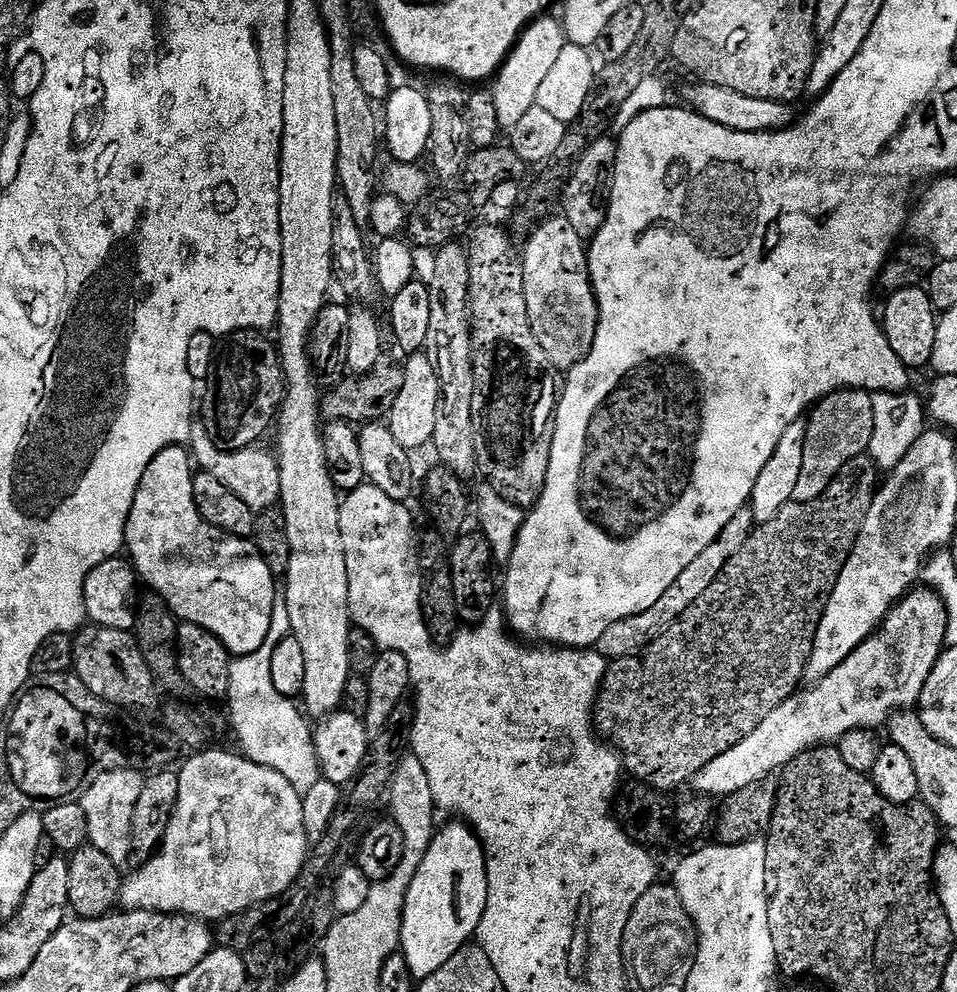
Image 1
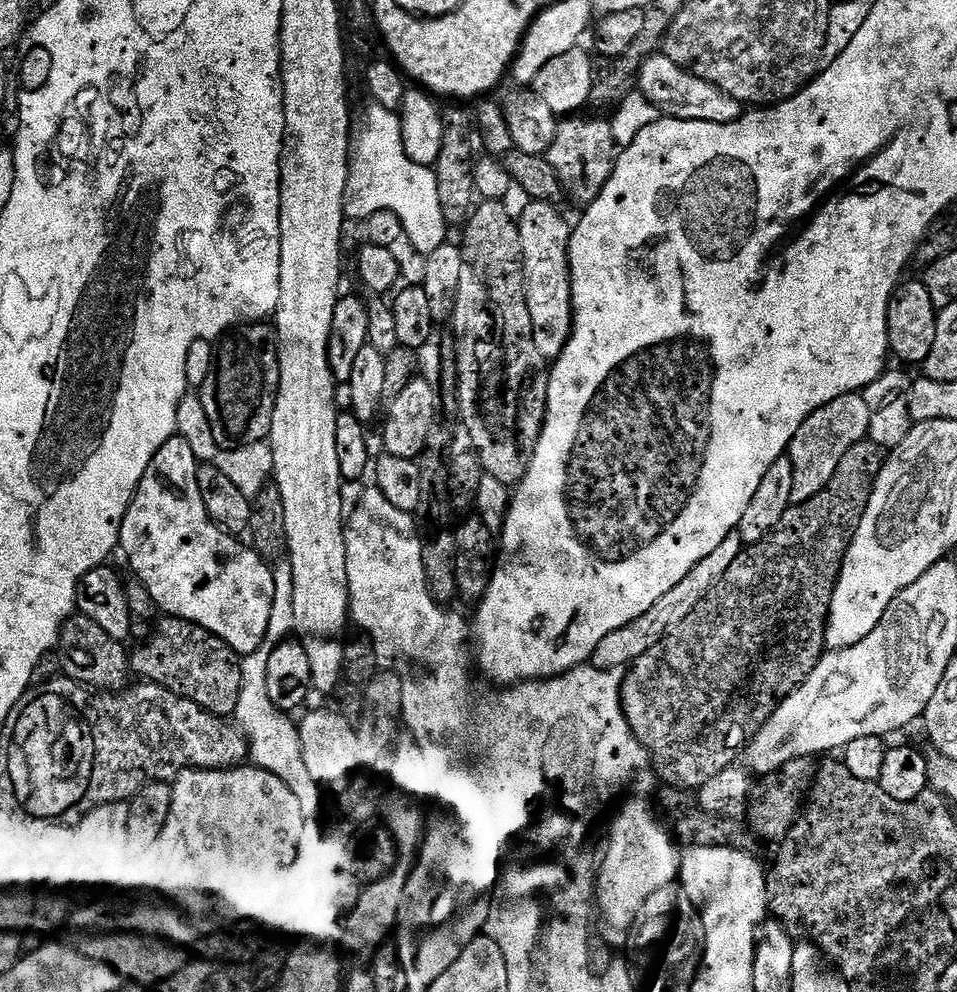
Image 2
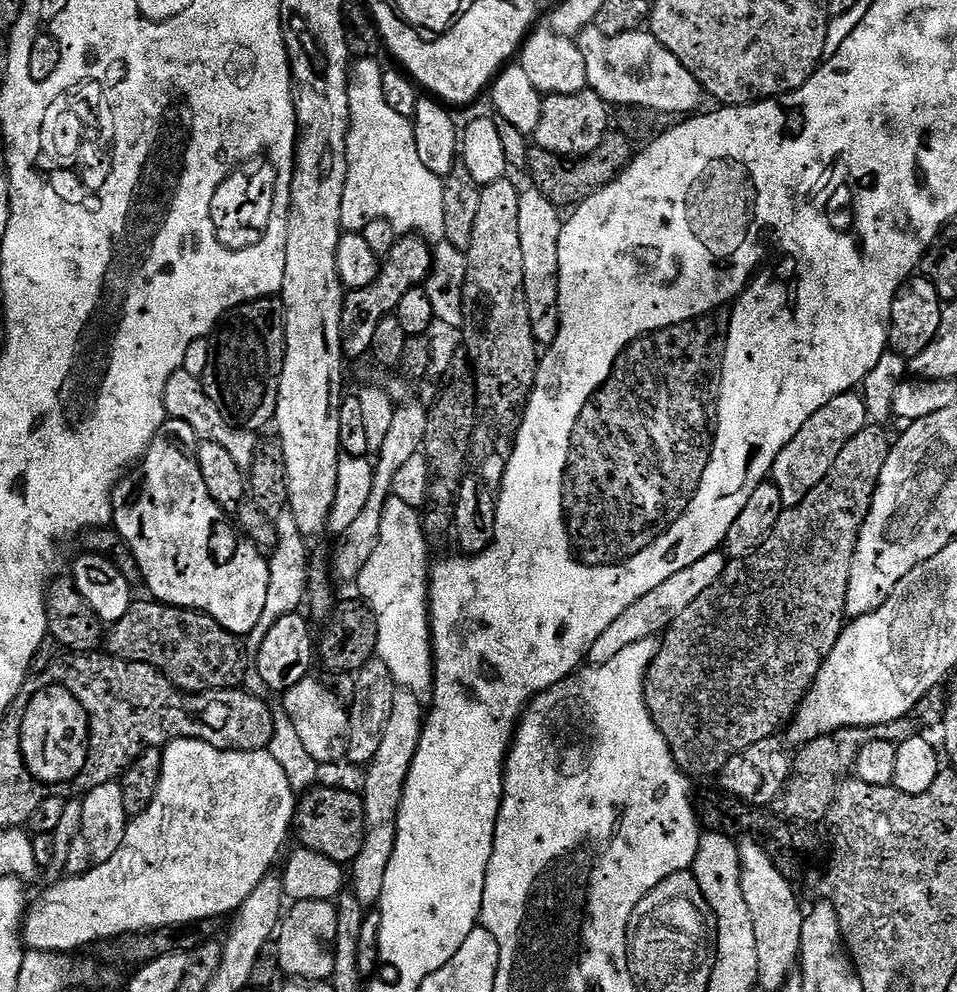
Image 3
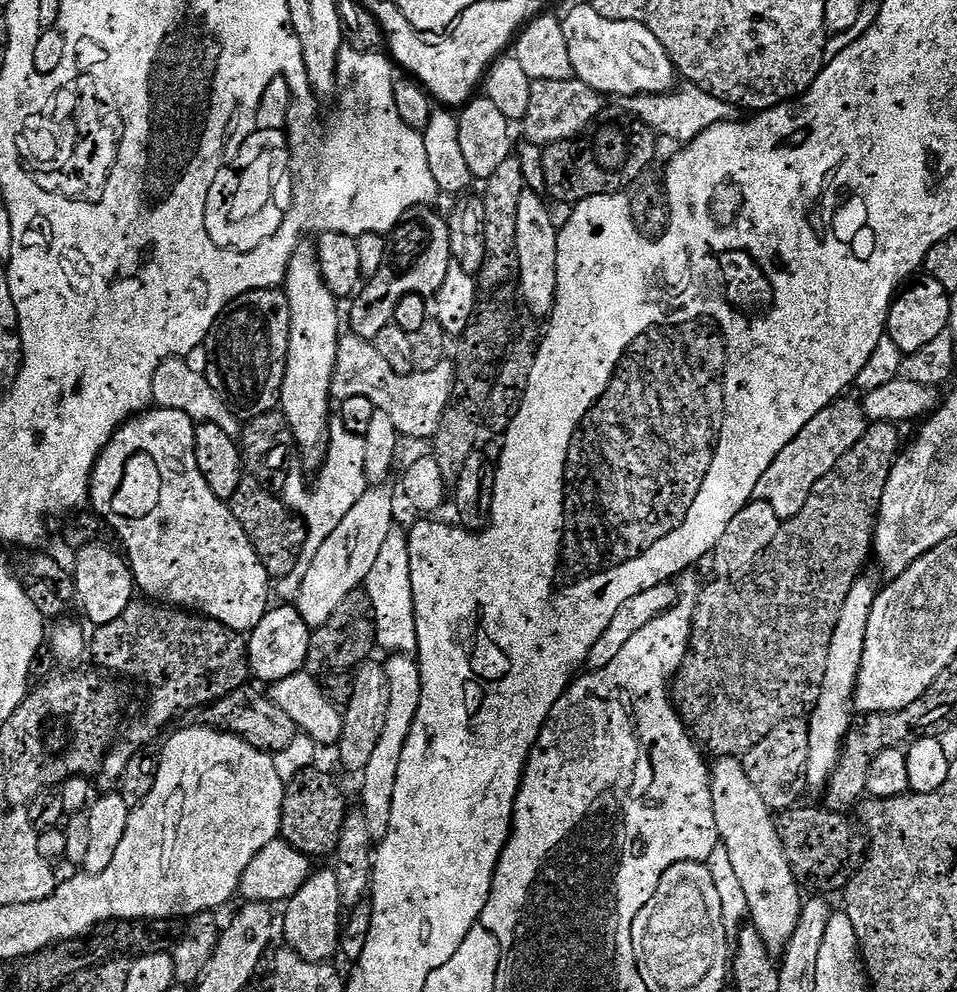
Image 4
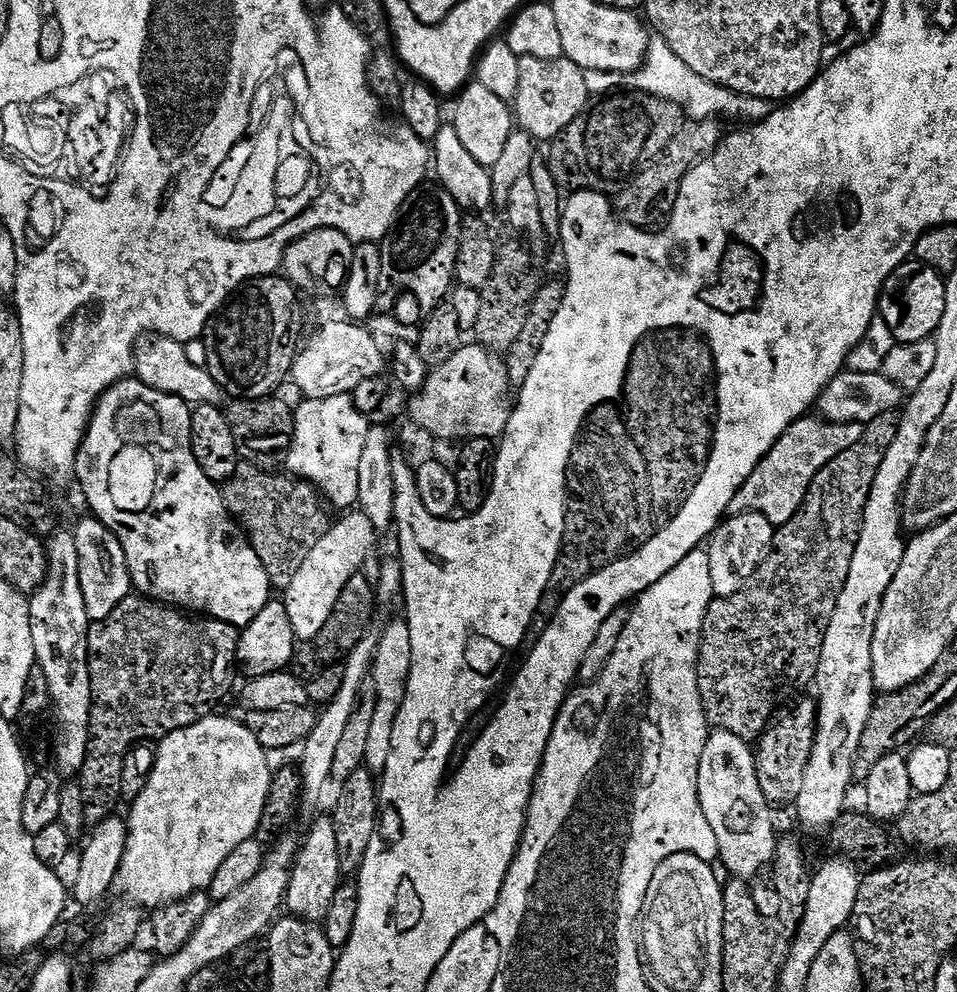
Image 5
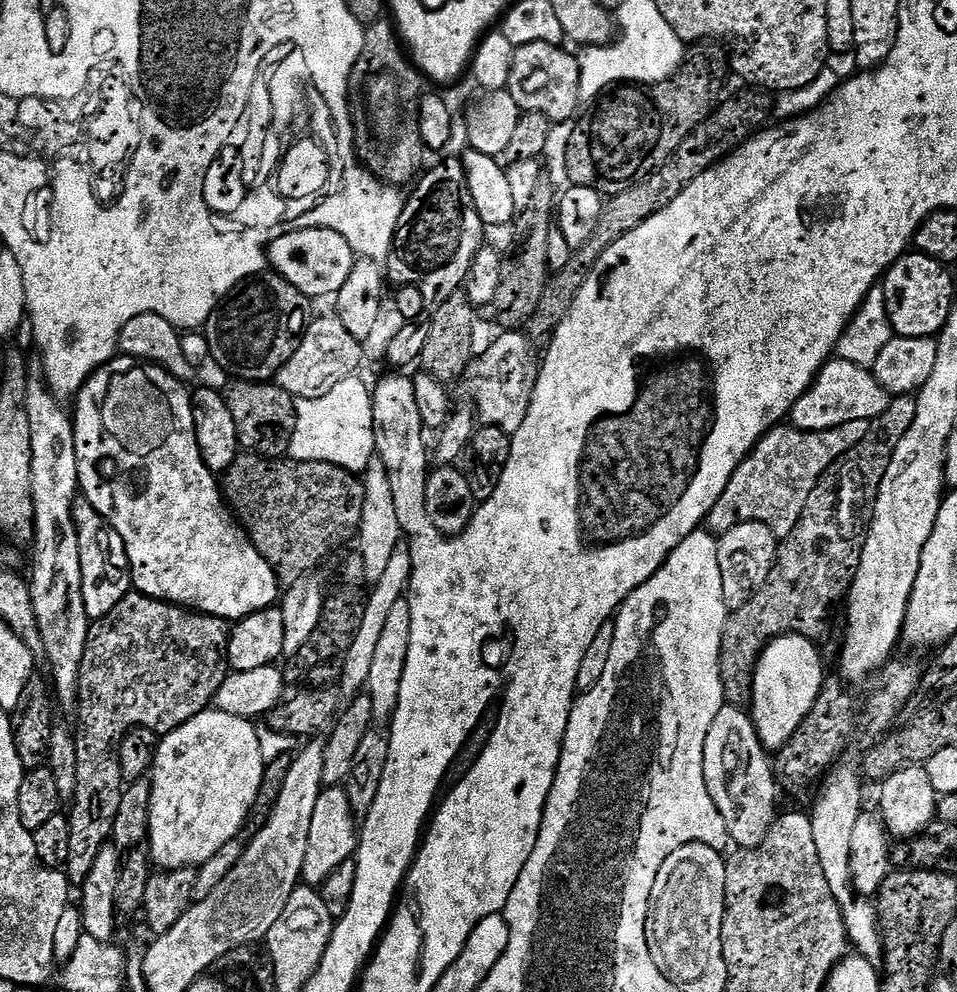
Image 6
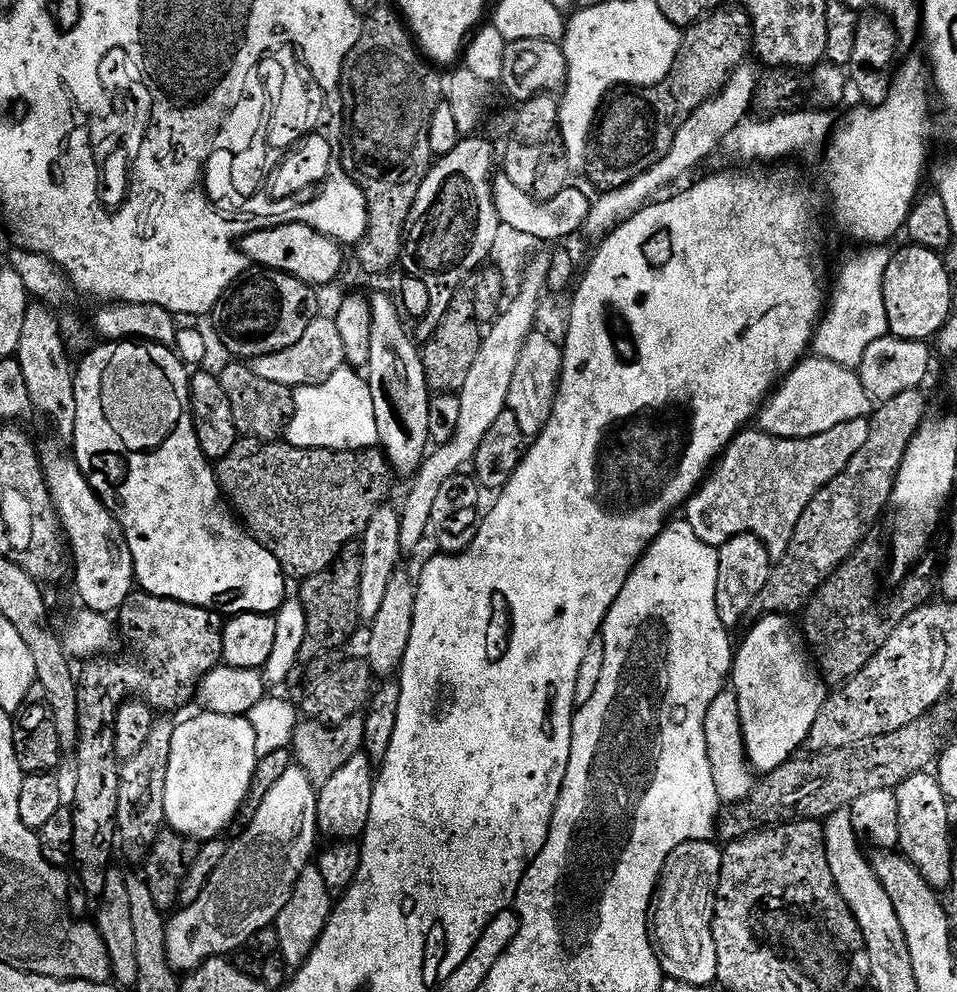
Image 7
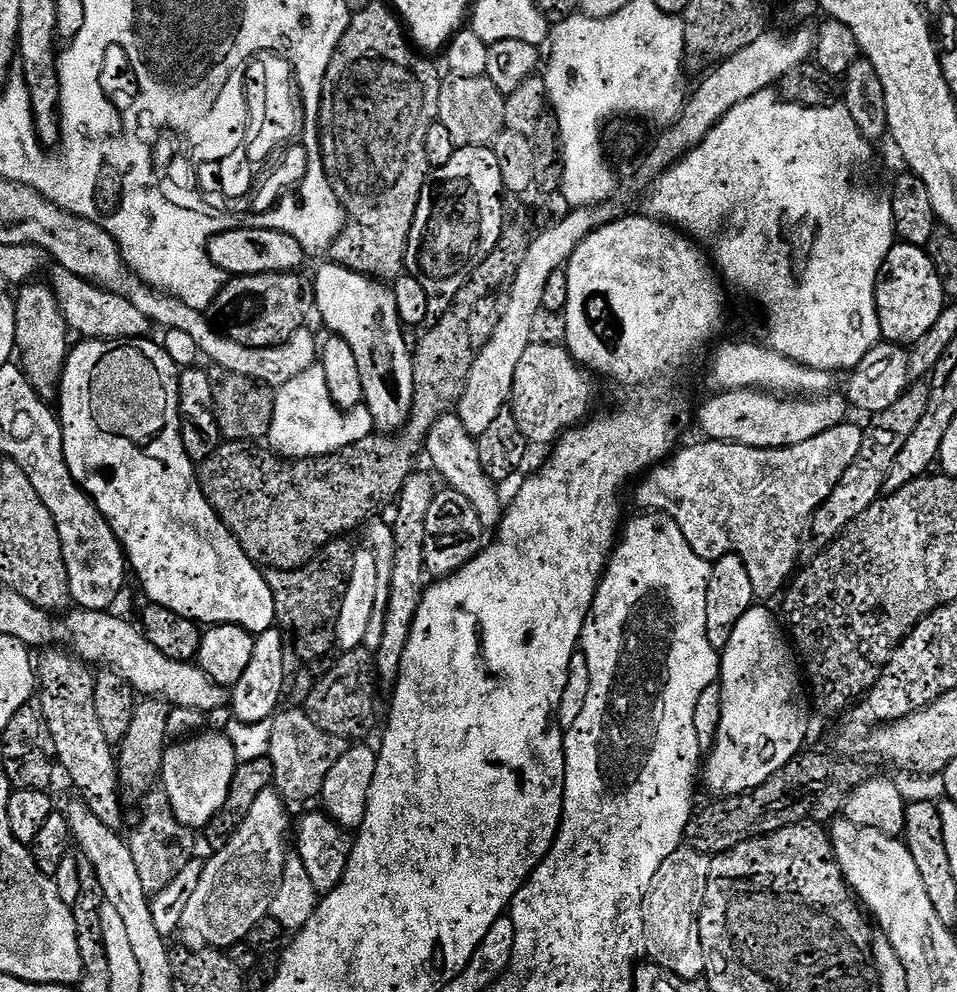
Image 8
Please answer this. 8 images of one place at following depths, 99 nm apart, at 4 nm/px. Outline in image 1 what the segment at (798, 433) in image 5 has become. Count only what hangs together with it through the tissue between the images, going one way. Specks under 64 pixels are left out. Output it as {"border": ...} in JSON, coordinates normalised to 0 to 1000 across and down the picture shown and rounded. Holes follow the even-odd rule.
{"border":[[[897,391],[869,395],[843,416],[842,444],[838,450],[838,474],[828,503],[851,506],[885,473],[892,462],[904,459],[913,438],[912,396]]]}

